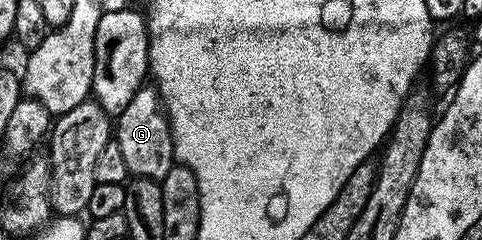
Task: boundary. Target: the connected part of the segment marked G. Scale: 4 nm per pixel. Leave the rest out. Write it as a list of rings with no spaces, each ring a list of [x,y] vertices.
[[[156,86],[141,87],[135,93],[135,97],[131,97],[127,109],[123,109],[123,113],[116,116],[115,142],[127,161],[130,176],[159,181],[167,177],[167,173],[171,173],[171,169],[175,166],[173,134],[169,128],[169,117],[165,114],[165,108],[161,106],[161,97],[157,94]]]

